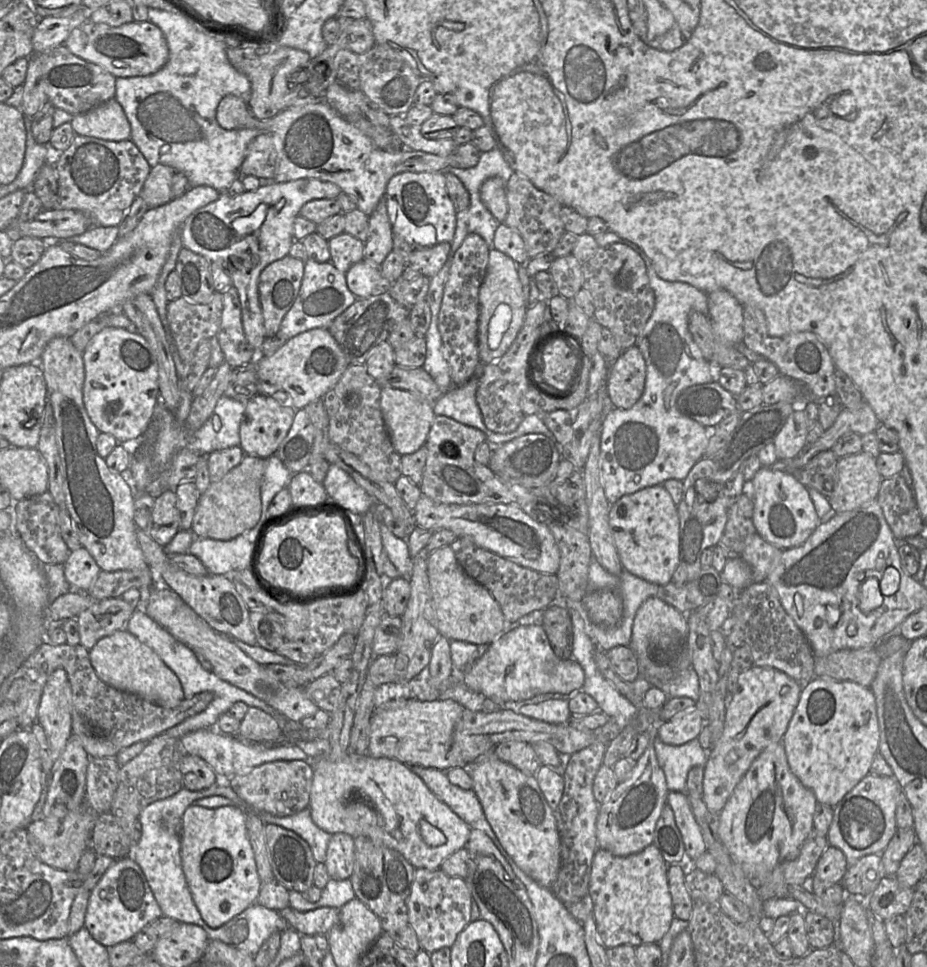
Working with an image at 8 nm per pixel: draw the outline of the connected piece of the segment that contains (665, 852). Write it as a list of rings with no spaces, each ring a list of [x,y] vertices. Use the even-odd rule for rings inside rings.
[[[668,804],[664,806],[656,823],[652,844],[660,851],[668,865],[681,863],[686,858],[683,839]]]

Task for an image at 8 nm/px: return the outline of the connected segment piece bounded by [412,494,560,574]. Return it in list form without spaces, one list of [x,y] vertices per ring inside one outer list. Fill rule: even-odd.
[[[421,495],[412,510],[417,526],[429,531],[447,529],[456,536],[471,539],[476,545],[507,558],[523,567],[543,574],[556,574],[560,565],[560,551],[550,530],[525,513],[517,504],[442,504]]]

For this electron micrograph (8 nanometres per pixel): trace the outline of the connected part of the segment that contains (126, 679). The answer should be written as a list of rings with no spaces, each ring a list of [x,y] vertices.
[[[125,629],[105,636],[89,649],[89,659],[97,676],[109,686],[136,694],[166,708],[179,705],[184,691],[177,675],[147,645]]]

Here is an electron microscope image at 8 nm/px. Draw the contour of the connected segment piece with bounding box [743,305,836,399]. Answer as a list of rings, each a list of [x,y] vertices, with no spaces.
[[[751,305],[743,306],[743,343],[751,351],[762,355],[774,363],[780,375],[787,376],[802,384],[814,399],[822,399],[836,394],[834,372],[836,367],[825,345],[812,332],[799,332],[780,337],[768,333],[764,313]]]

